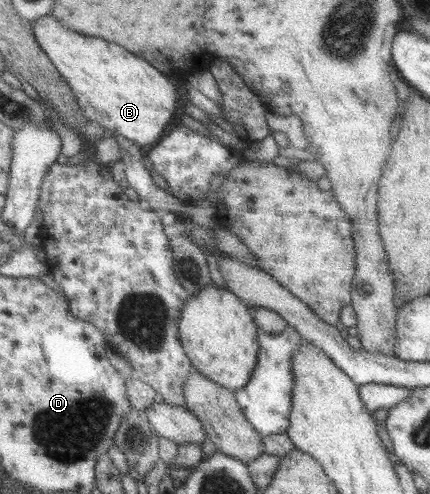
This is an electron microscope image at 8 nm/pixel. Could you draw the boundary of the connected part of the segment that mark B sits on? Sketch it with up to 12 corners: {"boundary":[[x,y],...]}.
{"boundary":[[54,16],[33,33],[81,112],[154,146],[180,92],[114,42]]}

